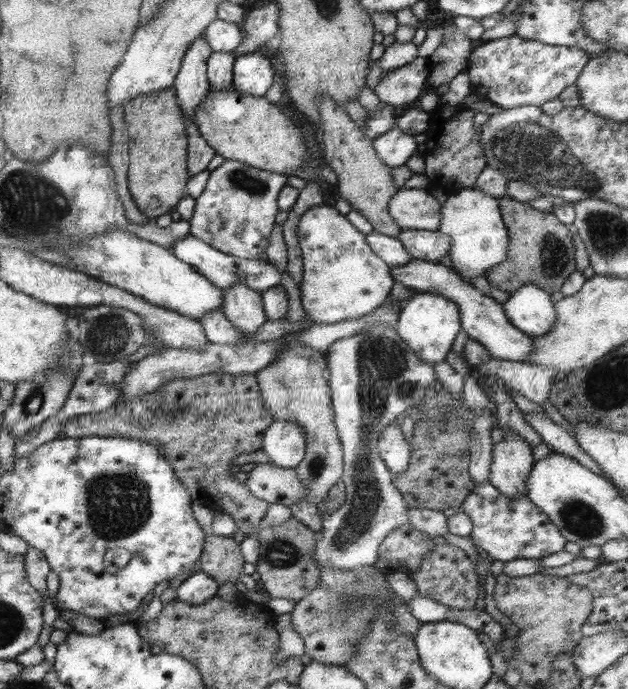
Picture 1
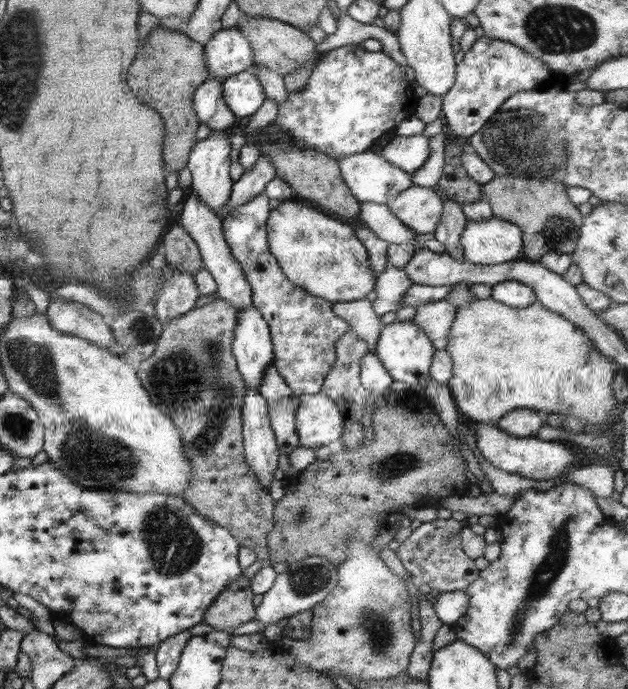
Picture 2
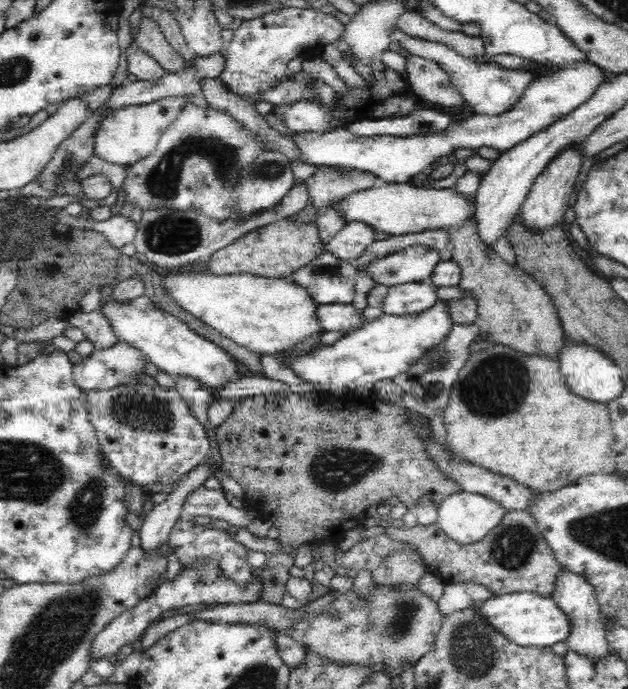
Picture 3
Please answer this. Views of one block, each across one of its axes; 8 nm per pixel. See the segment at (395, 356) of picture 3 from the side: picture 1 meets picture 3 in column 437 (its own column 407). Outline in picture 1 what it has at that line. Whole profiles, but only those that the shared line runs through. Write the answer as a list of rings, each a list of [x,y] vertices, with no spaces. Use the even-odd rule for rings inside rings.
[[[417,291],[402,304],[401,312],[398,313],[396,336],[405,342],[409,351],[429,366],[445,361],[445,356],[458,332],[460,332],[459,308],[453,301],[439,294]]]

